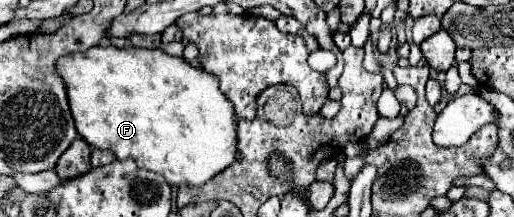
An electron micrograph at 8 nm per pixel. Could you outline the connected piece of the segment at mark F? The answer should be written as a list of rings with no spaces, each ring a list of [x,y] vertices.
[[[95,46],[95,48],[89,48],[87,52],[73,52],[73,54],[63,56],[61,60],[57,60],[57,72],[65,80],[65,84],[67,84],[67,98],[69,98],[71,114],[75,118],[77,132],[93,148],[109,148],[119,160],[125,160],[127,156],[131,156],[139,164],[139,168],[147,168],[151,172],[161,174],[171,186],[181,186],[181,184],[199,186],[199,184],[205,184],[207,180],[211,180],[211,176],[217,176],[219,172],[223,172],[223,168],[229,168],[231,164],[235,164],[235,160],[237,160],[237,156],[235,156],[235,130],[237,130],[235,106],[225,100],[227,96],[219,90],[219,82],[215,80],[215,76],[203,72],[201,68],[191,66],[187,60],[169,56],[169,54],[161,52],[161,48],[149,50],[149,48],[135,48],[135,46],[129,46],[129,48]]]

